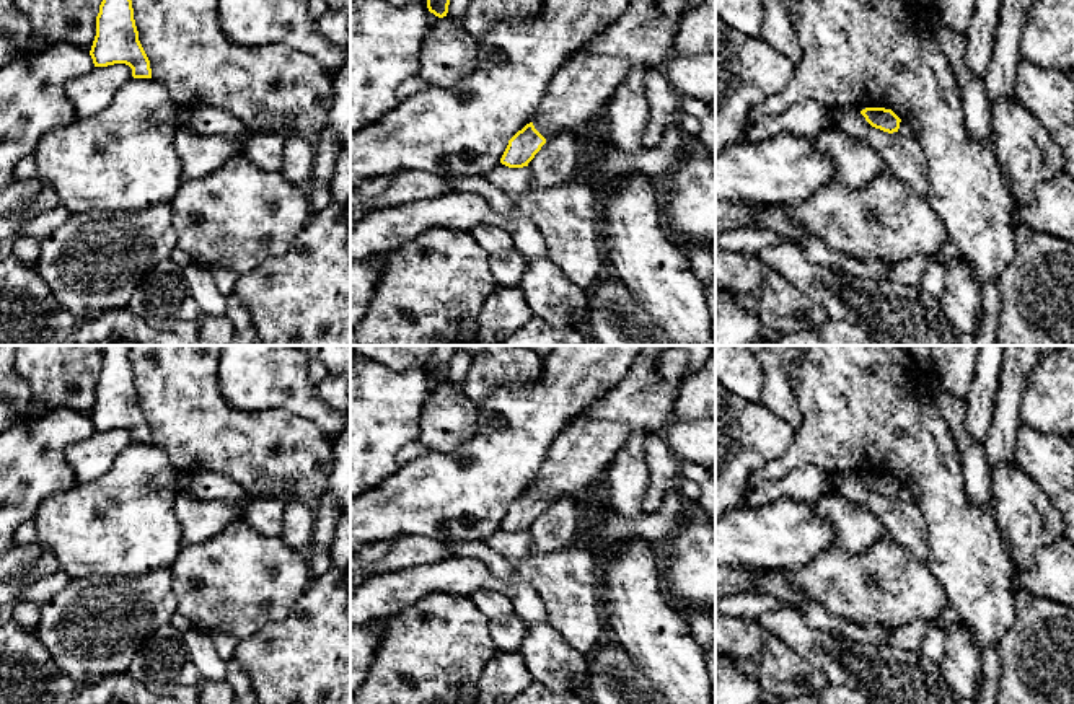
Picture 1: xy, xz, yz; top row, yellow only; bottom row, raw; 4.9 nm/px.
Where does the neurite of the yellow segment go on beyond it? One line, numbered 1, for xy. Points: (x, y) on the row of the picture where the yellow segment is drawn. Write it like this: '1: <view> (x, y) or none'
1: none

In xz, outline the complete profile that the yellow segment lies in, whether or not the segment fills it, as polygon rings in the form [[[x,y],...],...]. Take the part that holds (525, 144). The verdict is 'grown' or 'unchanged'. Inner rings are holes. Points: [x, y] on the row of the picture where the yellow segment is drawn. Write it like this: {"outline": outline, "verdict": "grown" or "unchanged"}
{"outline": [[[632,0],[616,23],[587,42],[554,75],[533,121],[508,140],[500,163],[508,168],[528,166],[548,139],[564,130],[579,132],[593,116],[603,112],[605,104],[631,67],[644,64],[663,68],[676,54],[673,42],[678,28],[680,18],[662,13],[655,0]]], "verdict": "grown"}

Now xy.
{"outline": [[[103,0],[90,51],[95,67],[125,64],[134,78],[152,78],[150,60],[139,41],[132,0]]], "verdict": "unchanged"}

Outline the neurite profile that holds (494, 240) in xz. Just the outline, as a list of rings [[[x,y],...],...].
[[[479,225],[473,228],[471,236],[489,254],[502,254],[513,249],[513,241],[508,231],[494,225]]]

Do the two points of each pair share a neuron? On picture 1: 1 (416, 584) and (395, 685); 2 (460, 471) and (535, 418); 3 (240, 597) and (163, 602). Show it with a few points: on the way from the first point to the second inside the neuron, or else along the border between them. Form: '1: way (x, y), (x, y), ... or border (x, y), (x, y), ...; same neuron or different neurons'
1: border (447, 594), (429, 594), (400, 613), (388, 616); different neurons
2: way (478, 471), (517, 435); same neuron
3: border (170, 569), (170, 582), (178, 611); different neurons

